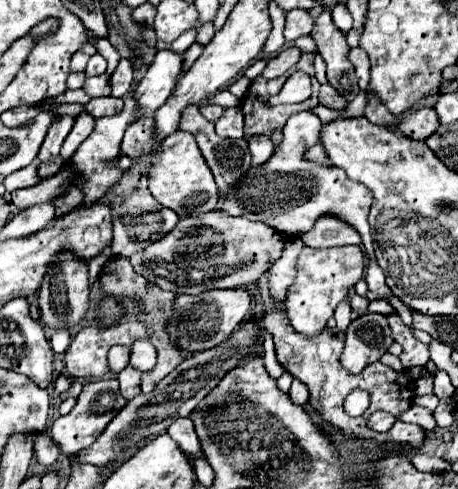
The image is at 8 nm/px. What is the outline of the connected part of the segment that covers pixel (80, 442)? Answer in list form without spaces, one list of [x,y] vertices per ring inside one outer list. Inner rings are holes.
[[[107,378],[107,380],[97,380],[91,382],[87,386],[83,386],[75,408],[67,414],[67,416],[59,416],[53,426],[51,426],[51,436],[55,440],[55,444],[59,446],[59,450],[67,456],[77,454],[79,450],[89,448],[97,436],[107,428],[109,420],[113,420],[113,416],[117,416],[117,412],[127,404],[127,400],[121,396],[119,392],[119,384],[115,378]]]

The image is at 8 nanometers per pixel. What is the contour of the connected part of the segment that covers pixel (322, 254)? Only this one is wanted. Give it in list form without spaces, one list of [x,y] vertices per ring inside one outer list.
[[[303,246],[297,258],[295,282],[287,288],[285,310],[295,332],[305,336],[317,336],[325,330],[327,320],[333,316],[337,304],[347,296],[349,288],[363,278],[365,256],[359,246],[341,248],[307,248]]]

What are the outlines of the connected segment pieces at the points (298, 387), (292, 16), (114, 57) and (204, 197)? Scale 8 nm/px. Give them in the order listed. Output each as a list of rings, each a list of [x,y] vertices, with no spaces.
[[[293,380],[291,390],[289,390],[289,398],[291,398],[295,404],[299,404],[299,406],[307,404],[307,402],[309,402],[309,392],[307,392],[307,386],[305,386],[305,384],[301,384],[299,380]]]
[[[293,10],[287,14],[287,24],[285,24],[285,40],[293,42],[301,36],[309,36],[313,30],[313,20],[305,10]]]
[[[97,38],[96,50],[107,60],[106,73],[111,75],[116,69],[121,56],[118,51],[110,44],[107,38]]]
[[[183,130],[175,132],[173,136],[167,136],[161,142],[161,152],[157,152],[157,164],[153,164],[153,168],[149,168],[147,176],[149,176],[151,194],[165,208],[171,208],[171,210],[195,206],[197,200],[201,200],[203,204],[207,202],[207,206],[209,206],[213,200],[217,200],[217,194],[219,194],[213,174],[211,174],[209,166],[205,164],[205,158],[195,142],[195,136],[189,132],[183,132]]]

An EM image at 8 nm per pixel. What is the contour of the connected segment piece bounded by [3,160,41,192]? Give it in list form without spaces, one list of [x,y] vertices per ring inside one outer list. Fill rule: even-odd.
[[[35,160],[33,164],[29,164],[29,166],[25,166],[25,168],[13,172],[13,174],[9,174],[9,176],[3,180],[5,188],[7,188],[9,192],[13,192],[13,190],[19,190],[19,188],[31,188],[31,186],[39,184],[39,182],[41,182],[41,176],[37,174],[37,168],[39,168],[39,160]]]

